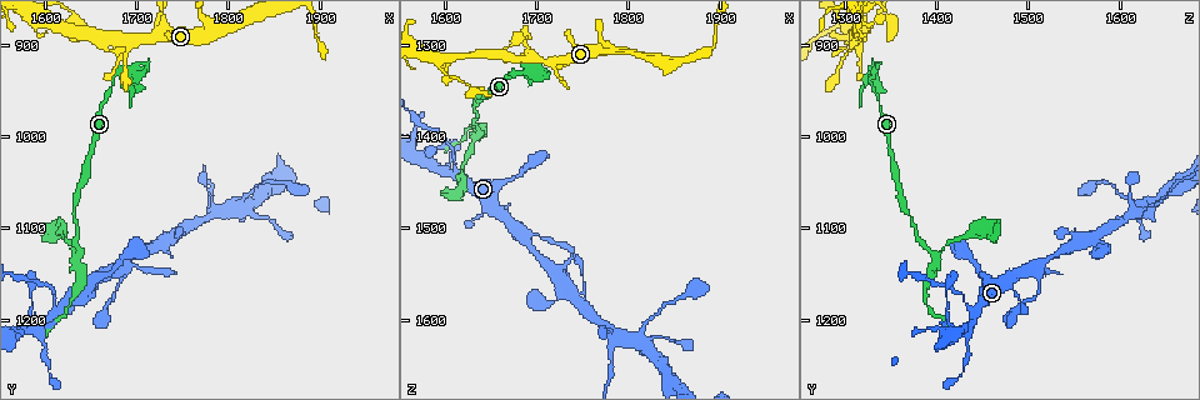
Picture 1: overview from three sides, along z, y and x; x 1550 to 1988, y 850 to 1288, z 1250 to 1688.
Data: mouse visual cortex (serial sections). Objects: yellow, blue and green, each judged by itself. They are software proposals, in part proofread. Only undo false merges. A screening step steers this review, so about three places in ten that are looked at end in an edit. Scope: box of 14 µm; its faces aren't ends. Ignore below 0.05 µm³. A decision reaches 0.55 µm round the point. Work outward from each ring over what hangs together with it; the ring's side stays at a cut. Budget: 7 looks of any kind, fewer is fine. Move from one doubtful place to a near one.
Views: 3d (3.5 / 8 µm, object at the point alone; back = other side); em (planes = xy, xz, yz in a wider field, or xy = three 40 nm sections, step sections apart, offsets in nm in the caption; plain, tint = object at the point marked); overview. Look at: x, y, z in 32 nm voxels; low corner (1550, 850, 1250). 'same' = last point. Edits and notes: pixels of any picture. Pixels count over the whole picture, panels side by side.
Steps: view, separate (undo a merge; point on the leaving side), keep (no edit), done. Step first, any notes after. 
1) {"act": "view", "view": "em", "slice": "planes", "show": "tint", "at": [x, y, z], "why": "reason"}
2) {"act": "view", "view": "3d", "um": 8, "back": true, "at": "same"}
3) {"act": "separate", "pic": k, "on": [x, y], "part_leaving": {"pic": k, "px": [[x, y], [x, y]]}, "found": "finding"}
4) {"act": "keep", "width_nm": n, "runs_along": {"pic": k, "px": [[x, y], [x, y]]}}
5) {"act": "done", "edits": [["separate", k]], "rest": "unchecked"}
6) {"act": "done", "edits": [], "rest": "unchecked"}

{"act": "view", "view": "3d", "um": 3.5, "back": true, "at": [1635, 1130, 1400], "why": "thick turns thin"}

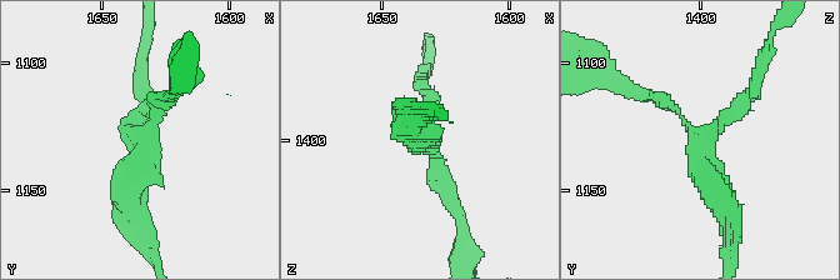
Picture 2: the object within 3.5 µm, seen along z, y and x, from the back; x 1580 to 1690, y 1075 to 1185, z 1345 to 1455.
{"act": "view", "view": "em", "slice": "xy", "step": 5, "show": "tint", "at": [1635, 1129, 1400], "arms": 3, "arm_widths_nm": [200, 200, 400], "why": "shape alone is not enough"}

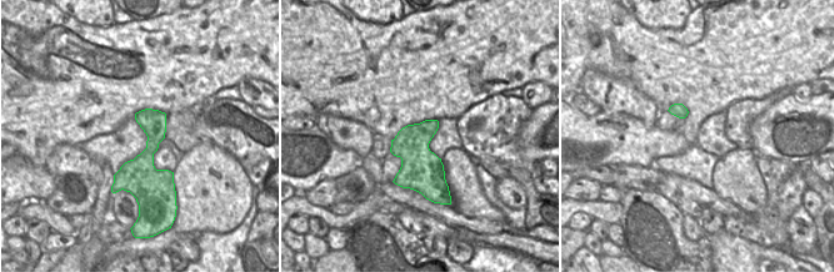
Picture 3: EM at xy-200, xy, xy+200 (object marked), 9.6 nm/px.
{"act": "view", "view": "em", "slice": "xy", "step": 2, "show": "tint", "at": "same", "why": "another direction"}

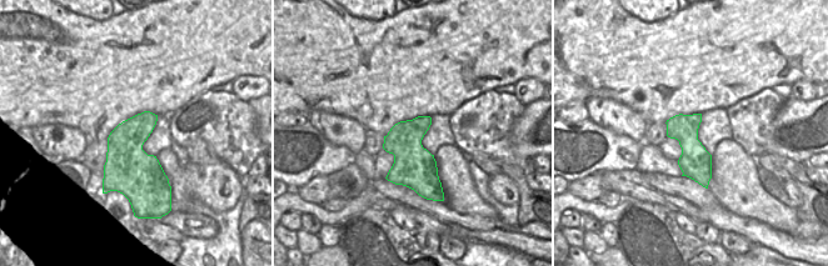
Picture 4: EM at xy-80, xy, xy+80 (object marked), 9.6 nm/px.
{"act": "keep", "runs_along": {"pic": 2, "px": [[424, 84], [413, 131], [451, 195]]}, "found": "one cell here"}

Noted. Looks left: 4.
{"act": "view", "view": "3d", "um": 3.5, "at": [1610, 1190, 1440], "why": "abrupt turn"}

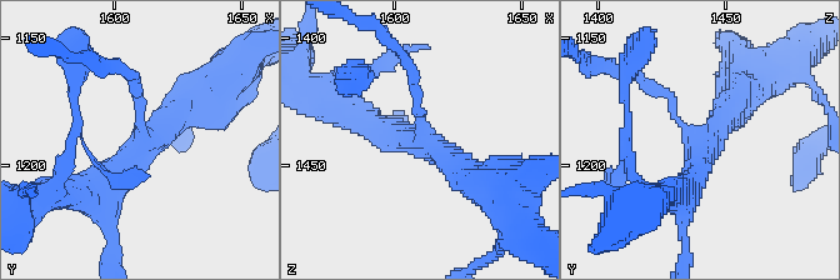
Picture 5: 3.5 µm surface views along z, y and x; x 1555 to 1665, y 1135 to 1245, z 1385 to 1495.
{"act": "view", "view": "em", "slice": "xy", "step": 2, "show": "tint", "at": [1613, 1190, 1440]}

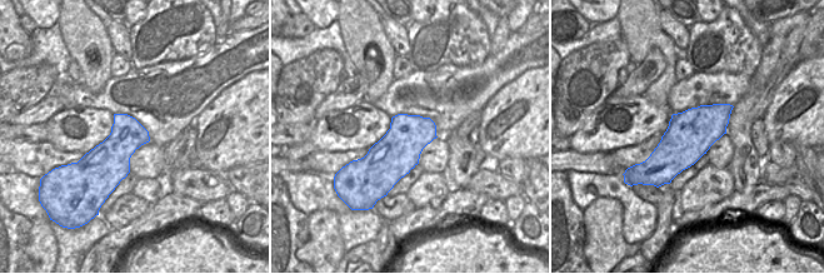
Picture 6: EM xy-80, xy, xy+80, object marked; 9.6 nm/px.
{"act": "keep", "arms": 3, "arm_widths_nm": [150, 350, 400], "runs_along": {"pic": 5, "px": [[218, 89], [191, 100], [88, 193]]}, "found": "all the same cell"}

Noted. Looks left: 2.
{"act": "view", "view": "3d", "um": 8, "at": [1680, 925, 1330], "why": "abrupt turn"}

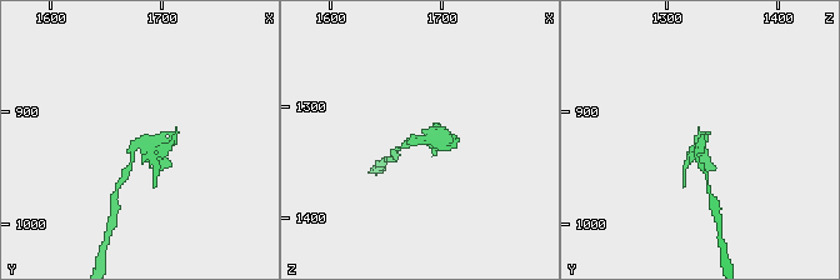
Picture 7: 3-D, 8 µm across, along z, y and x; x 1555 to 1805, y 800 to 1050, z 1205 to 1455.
{"act": "view", "view": "em", "slice": "xy", "step": 5, "show": "tint", "at": [1682, 928, 1330], "why": "now the EM"}

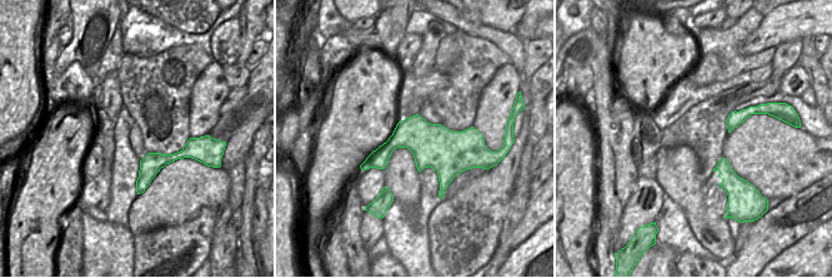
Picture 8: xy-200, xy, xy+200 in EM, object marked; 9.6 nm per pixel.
{"act": "separate", "pic": 7, "on": [156, 151], "part_leaving": {"pic": 7, "px": [[133, 155], [141, 144], [168, 148], [171, 140]]}, "found": "a second cell is stuck on"}

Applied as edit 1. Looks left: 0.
{"act": "done", "edits": [["separate", 7]], "rest": "unchecked"}

